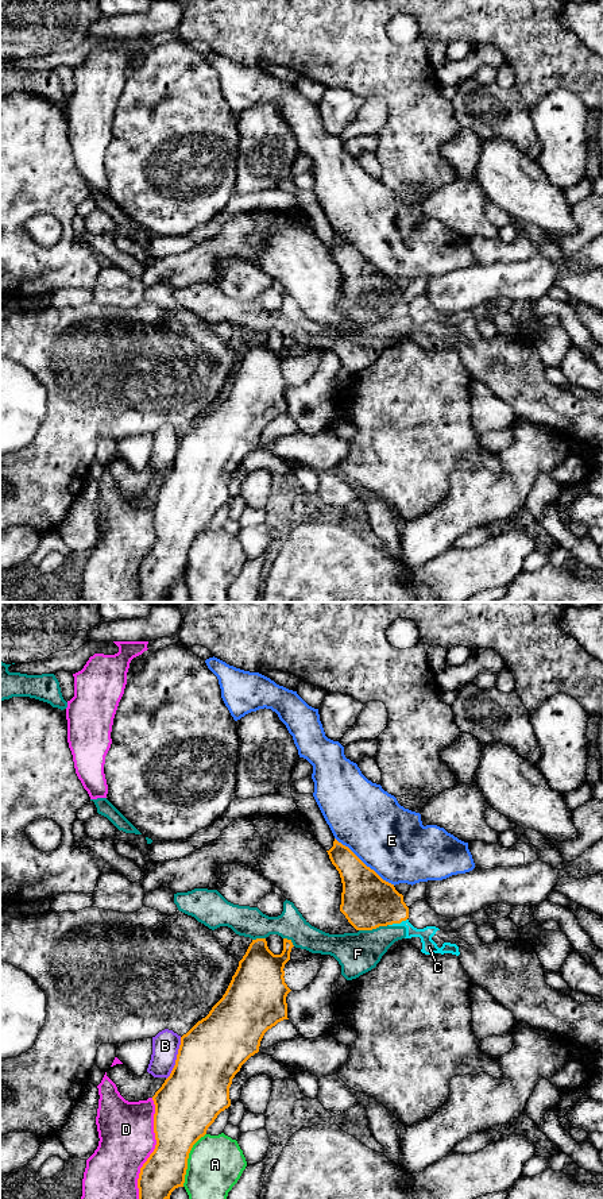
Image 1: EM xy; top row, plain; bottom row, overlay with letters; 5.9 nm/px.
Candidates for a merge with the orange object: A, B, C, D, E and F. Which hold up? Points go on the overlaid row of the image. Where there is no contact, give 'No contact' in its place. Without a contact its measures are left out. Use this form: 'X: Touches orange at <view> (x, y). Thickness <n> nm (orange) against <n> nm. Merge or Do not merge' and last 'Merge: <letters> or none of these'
A: Touches orange at xy (186, 1160). Thickness 320 nm (orange) against 320 nm. Do not merge
B: Touches orange at xy (177, 1059). Thickness 380 nm (orange) against 160 nm. Do not merge
C: Touches orange at xy (397, 922). Thickness 320 nm (orange) against 90 nm. Do not merge
D: Touches orange at xy (155, 1148). Thickness 340 nm (orange) against 340 nm. Do not merge
E: Touches orange at xy (363, 863). Thickness 320 nm (orange) against 420 nm. Do not merge
F: Touches orange at xy (372, 928). Thickness 320 nm (orange) against 240 nm. Do not merge
Merge: none of these

